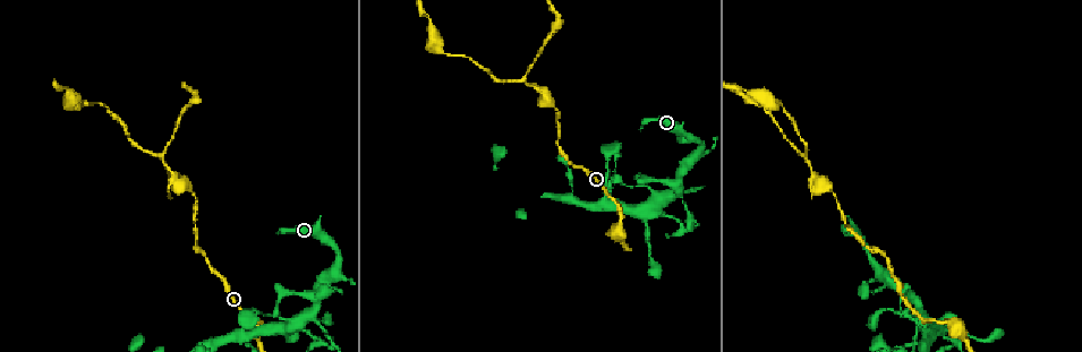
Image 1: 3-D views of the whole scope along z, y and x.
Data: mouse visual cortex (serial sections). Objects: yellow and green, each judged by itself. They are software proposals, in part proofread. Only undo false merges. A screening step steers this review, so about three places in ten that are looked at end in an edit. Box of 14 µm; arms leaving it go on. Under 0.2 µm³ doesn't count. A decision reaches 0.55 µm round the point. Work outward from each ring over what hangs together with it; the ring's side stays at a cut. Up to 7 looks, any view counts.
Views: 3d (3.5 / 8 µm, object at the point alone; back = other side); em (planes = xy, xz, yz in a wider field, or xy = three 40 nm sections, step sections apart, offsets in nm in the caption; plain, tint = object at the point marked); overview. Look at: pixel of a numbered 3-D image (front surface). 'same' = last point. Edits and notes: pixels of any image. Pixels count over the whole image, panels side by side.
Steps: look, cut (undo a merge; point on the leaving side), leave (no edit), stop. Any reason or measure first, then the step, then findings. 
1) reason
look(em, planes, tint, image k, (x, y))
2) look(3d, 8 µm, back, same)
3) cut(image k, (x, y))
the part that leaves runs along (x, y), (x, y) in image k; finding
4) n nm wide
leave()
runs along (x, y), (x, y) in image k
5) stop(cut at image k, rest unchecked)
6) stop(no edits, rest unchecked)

calibre changes
look(3d, 8 µm, back, image 1, (190, 191))

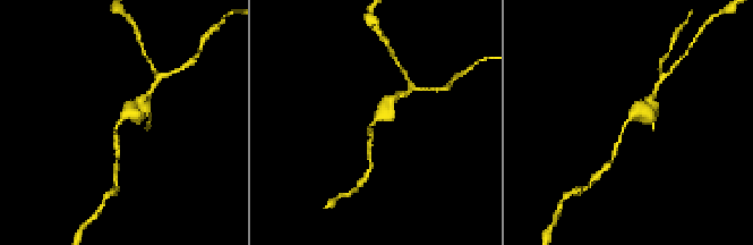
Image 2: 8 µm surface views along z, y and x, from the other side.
zoom in
look(3d, 3.5 µm, image 2, (374, 122))

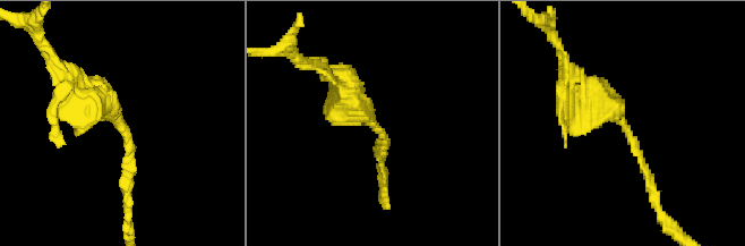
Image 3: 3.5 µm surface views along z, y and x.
arms of 150, 450 nm; now the EM
look(em, xy, step 3, tint, image 3, (118, 120))

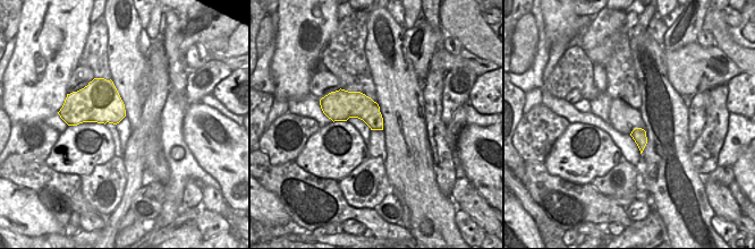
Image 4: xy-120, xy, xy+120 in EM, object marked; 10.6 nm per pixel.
leave()
runs along (650, 186), (621, 119), (571, 88) in image 3; one cell here

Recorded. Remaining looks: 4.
thick turns thin
look(3d, 3.5 µm, image 1, (526, 82))

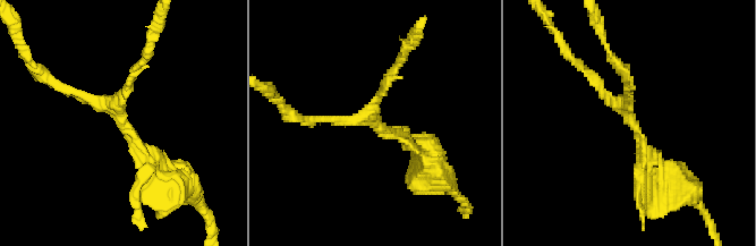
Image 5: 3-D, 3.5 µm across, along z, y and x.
3 arms; arms of 100, 150, 150 nm
look(em, xy, step 2, tint, image 5, (625, 108))

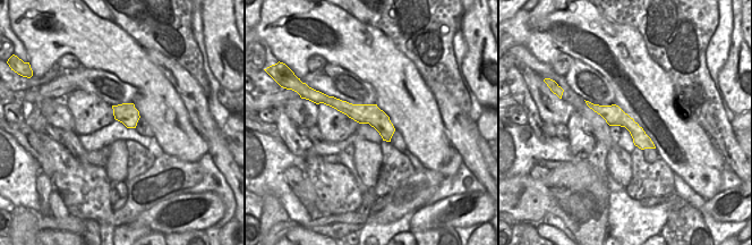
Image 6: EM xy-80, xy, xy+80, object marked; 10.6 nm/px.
220 nm wide
leave()
runs along (327, 100), (369, 113), (387, 137) in image 6; all the same cell

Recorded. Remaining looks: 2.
stop(no edits, rest unchecked)

